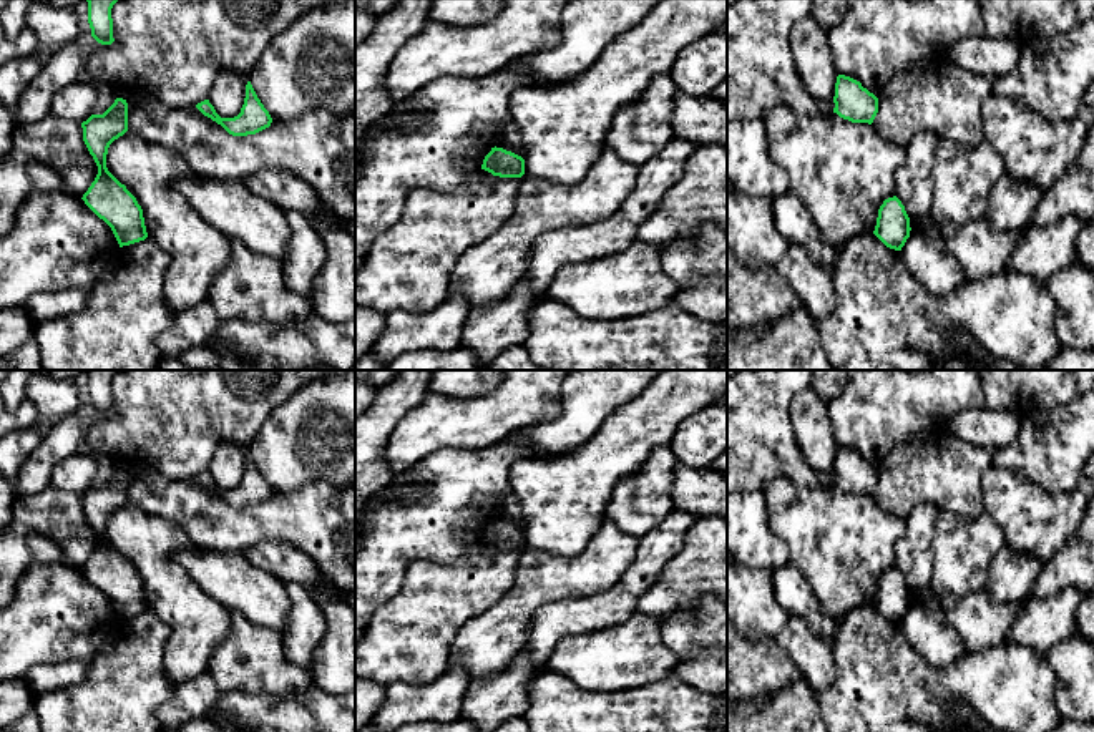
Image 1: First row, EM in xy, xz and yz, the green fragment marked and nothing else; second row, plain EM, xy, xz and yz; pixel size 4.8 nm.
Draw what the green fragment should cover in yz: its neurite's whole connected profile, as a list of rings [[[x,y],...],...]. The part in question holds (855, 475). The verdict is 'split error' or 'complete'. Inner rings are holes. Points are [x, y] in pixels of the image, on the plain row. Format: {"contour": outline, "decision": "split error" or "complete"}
{"contour": [[[845,447],[837,448],[833,475],[833,485],[852,495],[872,496],[878,485],[878,470]]], "decision": "complete"}

